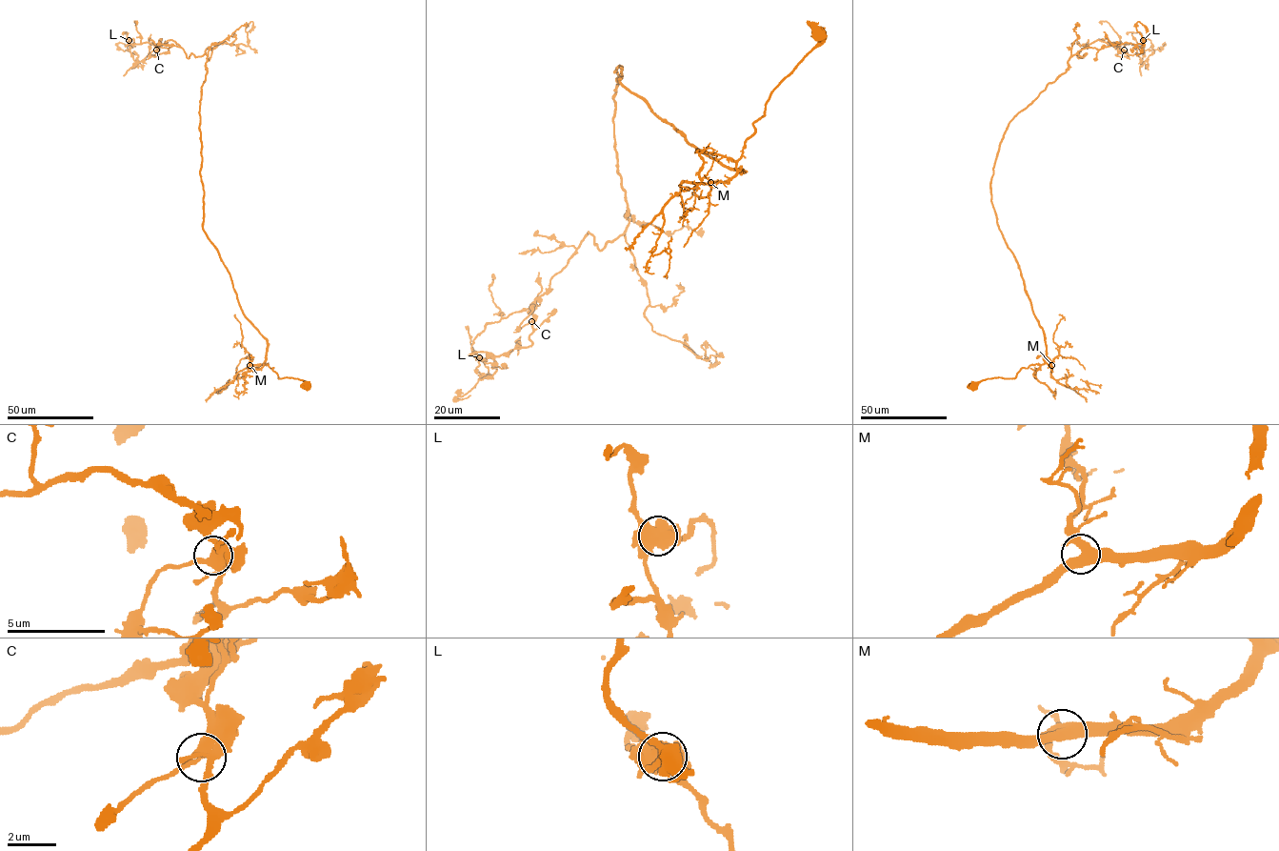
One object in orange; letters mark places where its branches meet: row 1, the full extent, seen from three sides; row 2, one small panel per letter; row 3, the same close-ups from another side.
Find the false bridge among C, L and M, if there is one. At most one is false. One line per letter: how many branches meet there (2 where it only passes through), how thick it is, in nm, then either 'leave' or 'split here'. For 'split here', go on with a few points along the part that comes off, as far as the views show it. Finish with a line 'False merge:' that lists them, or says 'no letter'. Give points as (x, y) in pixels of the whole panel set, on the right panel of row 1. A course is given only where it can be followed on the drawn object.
C: branches 5; calibre 400 nm; leave
L: branches 4; calibre 700 nm; split here; course (1143, 40), (1149, 39), (1154, 50), (1142, 62), (1135, 53), (1128, 54), (1107, 38), (1098, 39)
M: branches 4; calibre 440 nm; leave
False merge: L

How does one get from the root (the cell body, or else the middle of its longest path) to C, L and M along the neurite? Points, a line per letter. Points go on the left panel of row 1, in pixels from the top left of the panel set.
C: (308, 386), (264, 364), (267, 340), (244, 314), (203, 228), (207, 55), (188, 58), (171, 40), (156, 50)
L: (308, 386), (264, 364), (267, 340), (203, 228), (207, 55), (129, 40)
M: (308, 386), (299, 379), (279, 378), (273, 368), (264, 363), (249, 365)

